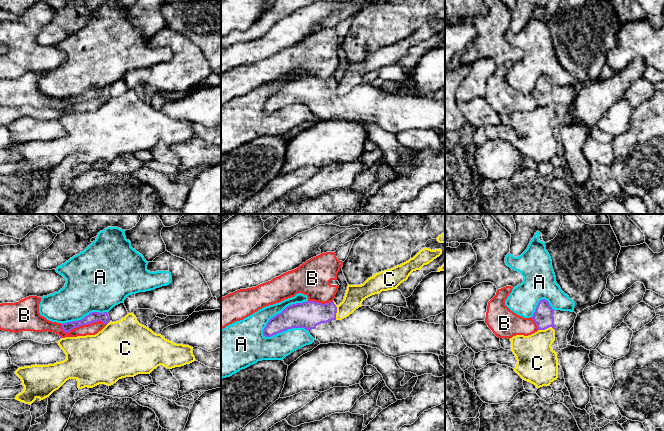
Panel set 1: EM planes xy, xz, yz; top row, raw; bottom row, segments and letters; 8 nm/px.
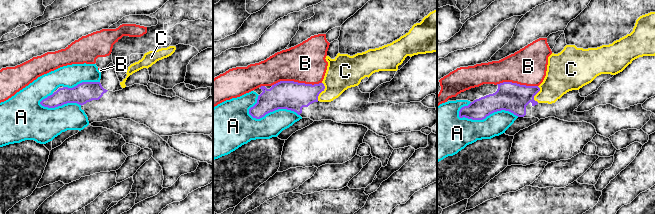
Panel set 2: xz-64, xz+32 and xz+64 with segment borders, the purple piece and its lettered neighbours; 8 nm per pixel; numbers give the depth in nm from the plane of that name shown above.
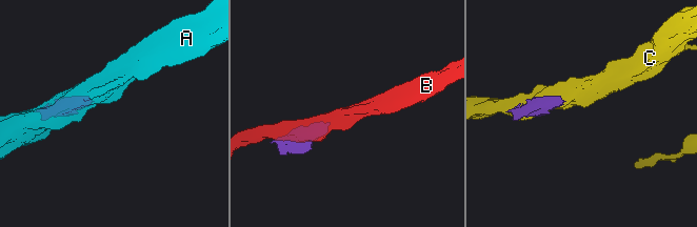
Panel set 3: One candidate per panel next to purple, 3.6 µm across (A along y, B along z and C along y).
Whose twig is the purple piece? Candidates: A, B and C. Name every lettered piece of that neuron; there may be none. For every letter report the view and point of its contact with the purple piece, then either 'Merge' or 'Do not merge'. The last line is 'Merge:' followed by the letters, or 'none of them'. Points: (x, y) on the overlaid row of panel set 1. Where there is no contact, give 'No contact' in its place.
A: Touches purple at xz (282, 311). Do not merge
B: Touches purple at xy (83, 324). Do not merge
C: Touches purple at xz (336, 310). Do not merge
Merge: none of them

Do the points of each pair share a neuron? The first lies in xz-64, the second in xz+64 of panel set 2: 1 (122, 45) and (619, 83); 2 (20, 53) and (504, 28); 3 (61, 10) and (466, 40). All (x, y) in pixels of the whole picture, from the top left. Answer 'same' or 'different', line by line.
1: different
2: same
3: same

